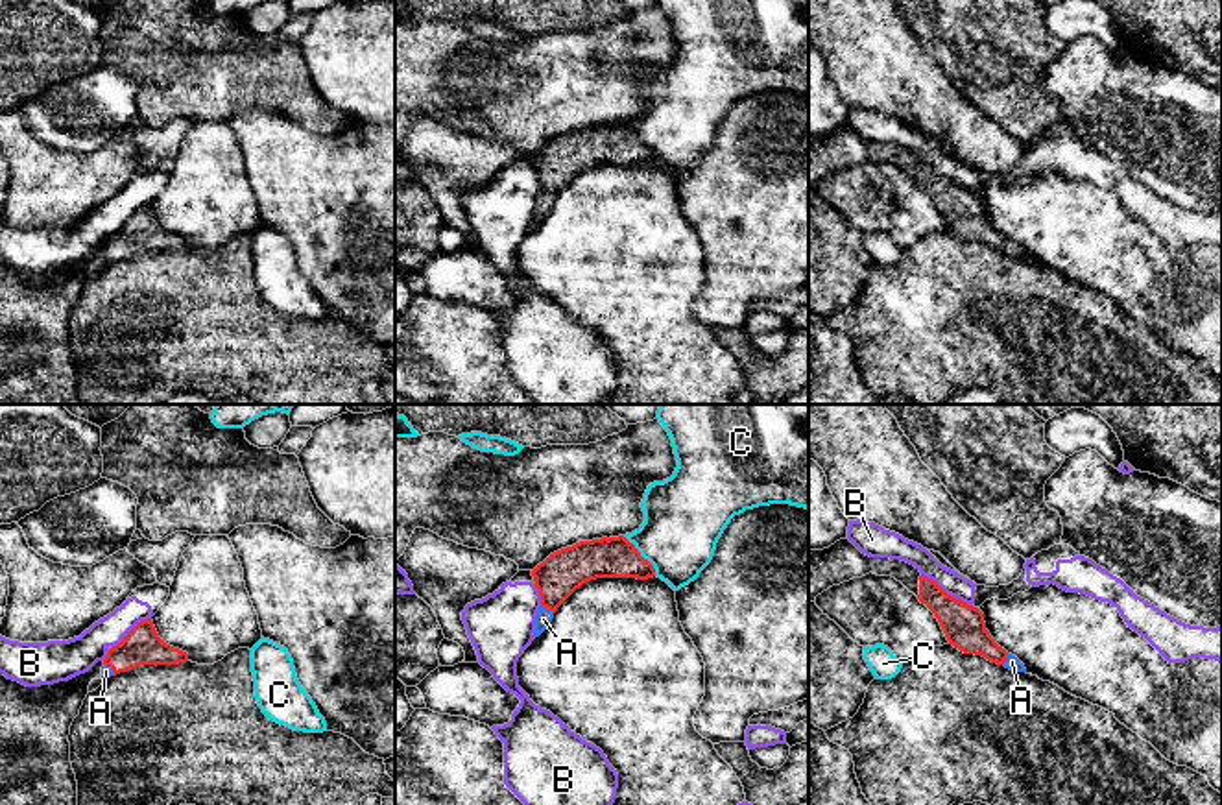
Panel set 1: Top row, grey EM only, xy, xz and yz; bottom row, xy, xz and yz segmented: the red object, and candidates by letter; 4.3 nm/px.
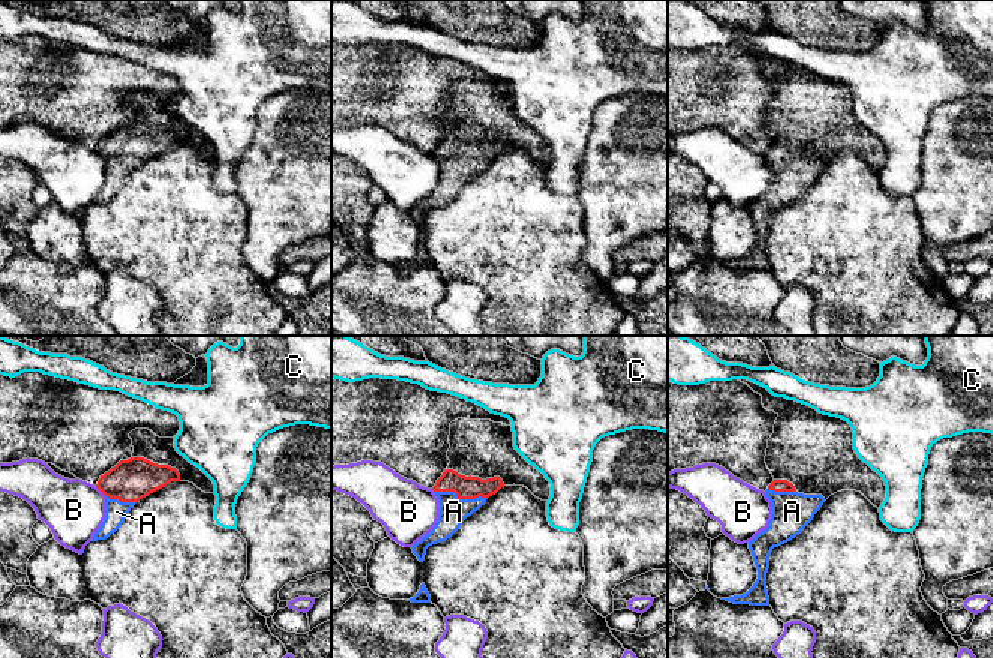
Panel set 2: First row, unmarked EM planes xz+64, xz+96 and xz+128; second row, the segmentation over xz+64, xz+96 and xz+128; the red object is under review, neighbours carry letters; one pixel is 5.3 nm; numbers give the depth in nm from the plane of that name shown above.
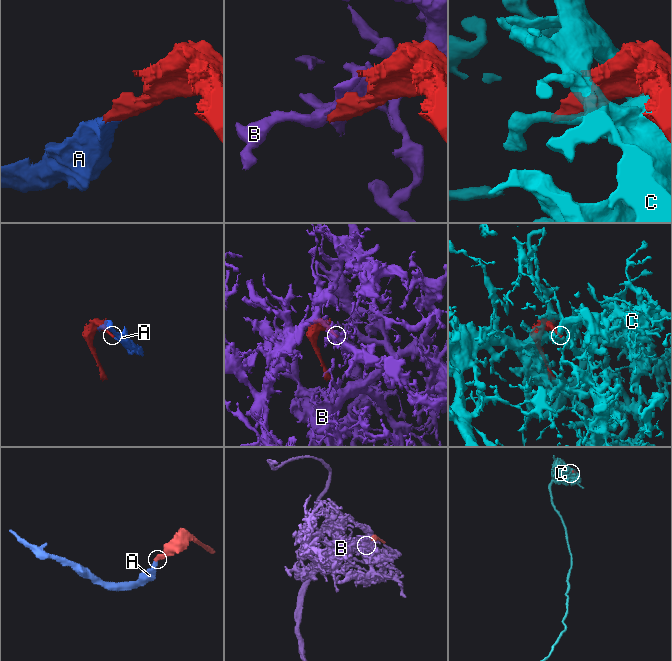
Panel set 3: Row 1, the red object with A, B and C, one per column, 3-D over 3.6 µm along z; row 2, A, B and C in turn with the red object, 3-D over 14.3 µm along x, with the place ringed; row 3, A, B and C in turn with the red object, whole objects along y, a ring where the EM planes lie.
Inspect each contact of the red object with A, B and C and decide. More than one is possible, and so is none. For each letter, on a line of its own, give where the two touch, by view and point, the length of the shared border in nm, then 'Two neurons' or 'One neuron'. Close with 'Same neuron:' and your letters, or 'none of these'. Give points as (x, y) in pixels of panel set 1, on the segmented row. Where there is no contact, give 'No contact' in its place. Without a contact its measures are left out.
A: Touches red at xz (549, 608). Shared border 70 nm. One neuron
B: Touches red at xy (124, 637). Shared border 280 nm. Two neurons
C: Touches red at xz (639, 554). Shared border 220 nm. Two neurons
Same neuron: A

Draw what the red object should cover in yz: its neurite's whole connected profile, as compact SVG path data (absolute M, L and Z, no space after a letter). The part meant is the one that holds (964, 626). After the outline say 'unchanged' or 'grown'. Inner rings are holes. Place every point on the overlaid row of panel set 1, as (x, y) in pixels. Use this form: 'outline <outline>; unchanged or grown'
outline M847 537L823 550L809 548L809 602L814 602L818 595L833 585L869 572L892 576L914 593L934 613L949 644L960 652L982 655L1010 670L1026 672L1024 665L989 635L984 613L978 607L947 595L906 561L862 554Z; grown

